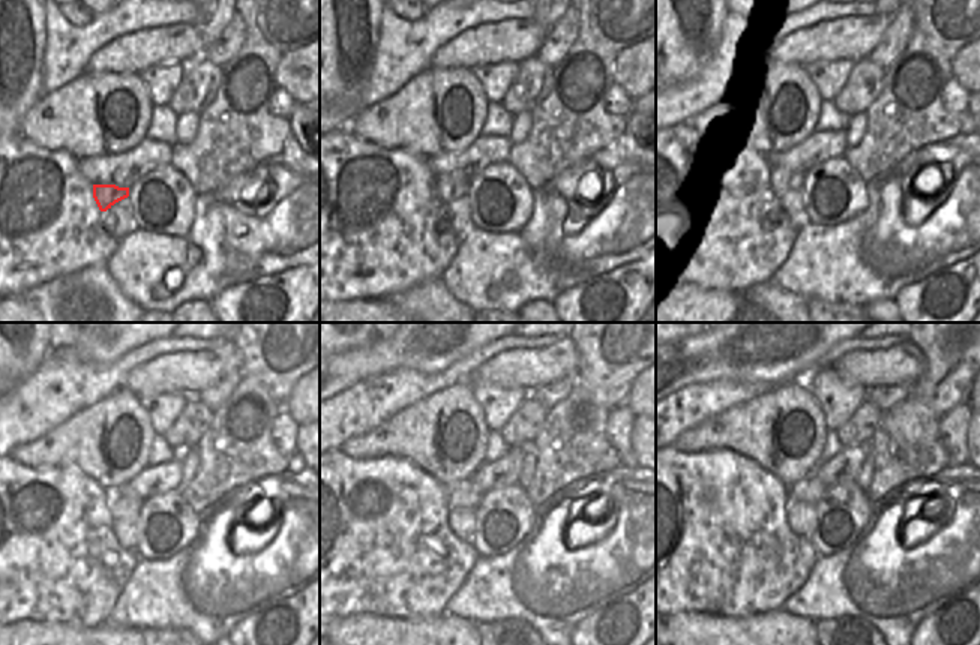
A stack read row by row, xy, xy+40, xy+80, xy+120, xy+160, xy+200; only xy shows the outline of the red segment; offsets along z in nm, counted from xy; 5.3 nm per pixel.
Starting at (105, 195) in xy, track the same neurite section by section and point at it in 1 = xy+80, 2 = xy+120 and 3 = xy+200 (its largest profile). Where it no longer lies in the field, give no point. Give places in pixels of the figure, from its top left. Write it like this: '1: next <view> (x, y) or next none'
1: next xy+80 (782, 180)
2: next xy+120 (125, 504)
3: next xy+200 (809, 489)

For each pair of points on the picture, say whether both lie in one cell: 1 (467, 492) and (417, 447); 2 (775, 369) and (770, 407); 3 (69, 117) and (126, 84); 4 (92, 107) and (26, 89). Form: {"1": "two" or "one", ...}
{"1": "two", "2": "two", "3": "one", "4": "two"}

